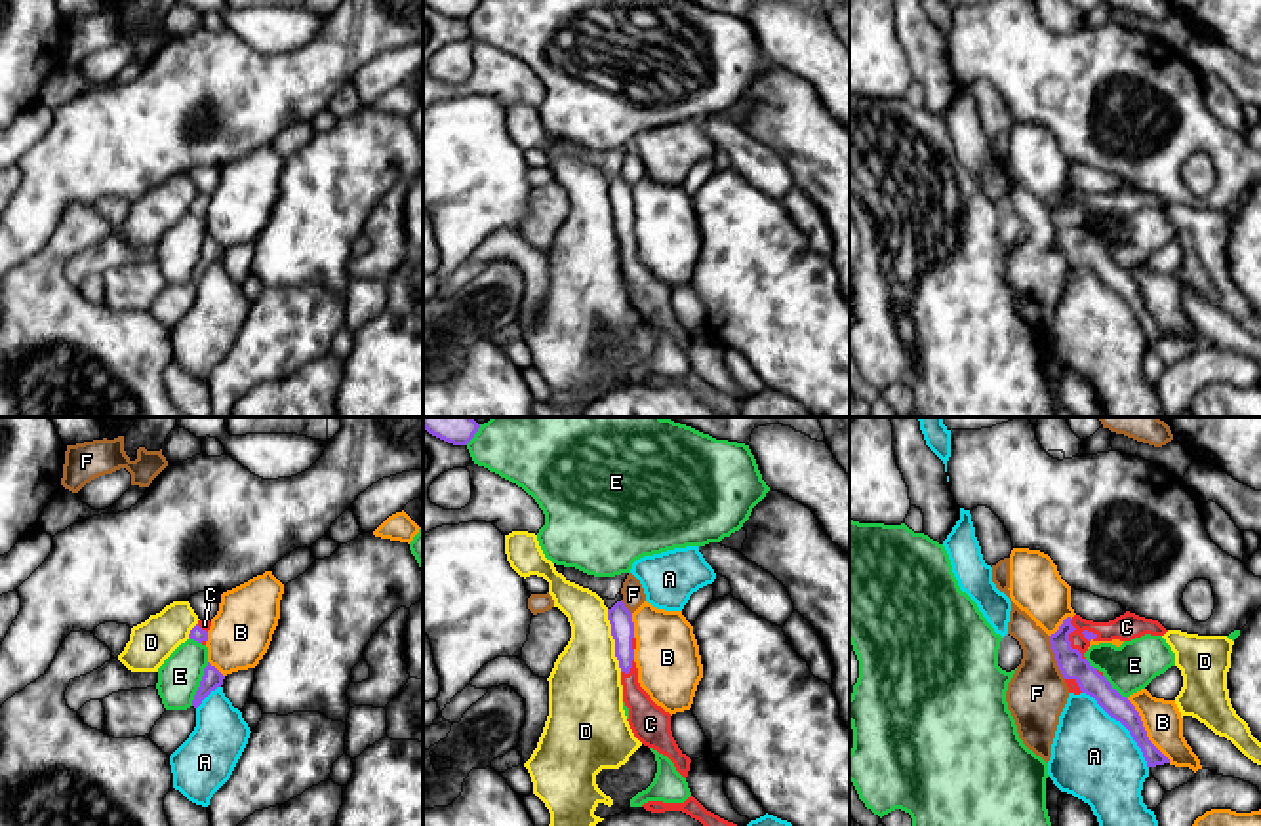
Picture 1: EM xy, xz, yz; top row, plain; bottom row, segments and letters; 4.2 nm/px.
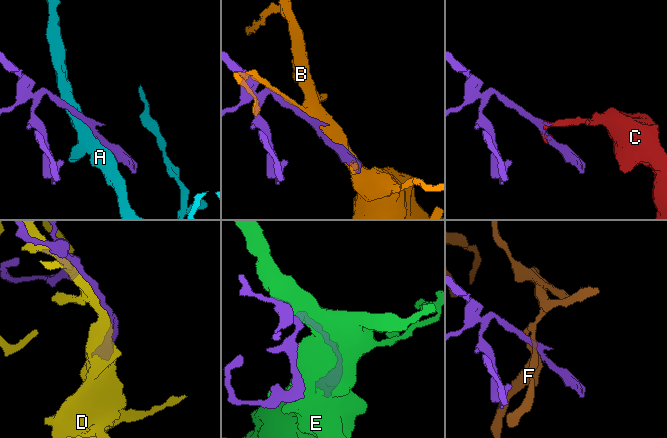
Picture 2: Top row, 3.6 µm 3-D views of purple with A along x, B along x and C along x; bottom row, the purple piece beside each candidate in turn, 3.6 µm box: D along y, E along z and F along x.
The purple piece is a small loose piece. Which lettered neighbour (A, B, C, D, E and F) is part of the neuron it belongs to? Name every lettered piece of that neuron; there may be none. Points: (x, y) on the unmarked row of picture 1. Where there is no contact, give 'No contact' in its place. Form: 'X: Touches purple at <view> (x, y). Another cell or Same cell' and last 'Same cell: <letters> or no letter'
A: Touches purple at yz (1124, 299). Another cell
B: Touches purple at yz (1145, 305). Another cell
C: Touches purple at yz (1067, 214). Same cell
D: Touches purple at xz (614, 212). Another cell
E: Touches purple at xy (200, 257). Another cell
F: Touches purple at yz (1056, 231). Another cell
Same cell: C

